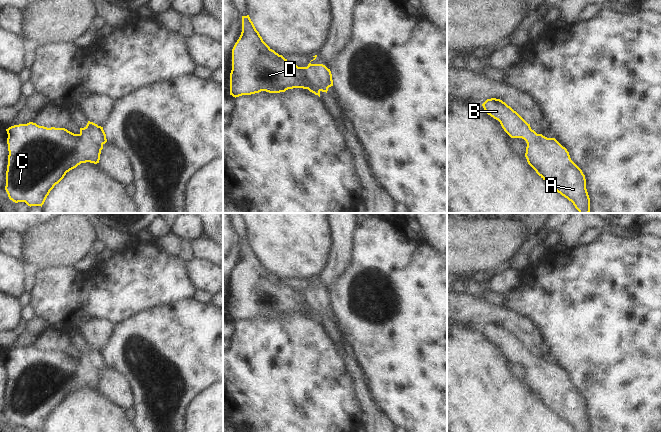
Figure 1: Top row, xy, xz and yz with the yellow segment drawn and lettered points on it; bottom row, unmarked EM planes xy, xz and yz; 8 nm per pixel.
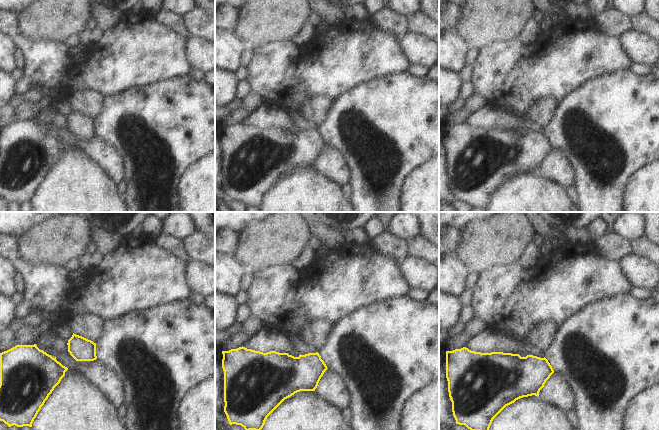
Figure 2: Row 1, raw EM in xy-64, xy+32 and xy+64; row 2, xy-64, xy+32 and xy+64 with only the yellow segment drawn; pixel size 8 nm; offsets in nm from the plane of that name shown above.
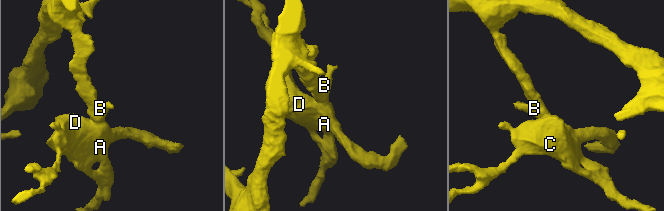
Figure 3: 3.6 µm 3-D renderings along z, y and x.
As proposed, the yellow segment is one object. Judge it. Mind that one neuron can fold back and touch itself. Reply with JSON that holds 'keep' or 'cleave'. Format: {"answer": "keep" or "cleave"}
{"answer": "keep"}

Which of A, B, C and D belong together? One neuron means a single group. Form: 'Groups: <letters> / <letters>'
Groups: A B C D.

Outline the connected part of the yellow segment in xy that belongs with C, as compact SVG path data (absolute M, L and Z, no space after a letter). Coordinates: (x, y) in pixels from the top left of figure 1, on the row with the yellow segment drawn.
M88 121L79 134L65 128L47 128L36 123L14 125L6 129L8 138L8 165L5 190L15 203L25 202L28 206L44 204L50 191L67 172L81 163L99 163L101 150L107 142L103 127Z

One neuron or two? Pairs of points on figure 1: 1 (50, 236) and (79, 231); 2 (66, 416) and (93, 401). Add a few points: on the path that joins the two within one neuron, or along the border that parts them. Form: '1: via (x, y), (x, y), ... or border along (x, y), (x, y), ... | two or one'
1: via (57, 236), (72, 235) | one
2: via (73, 416), (78, 416), (86, 408) | one

